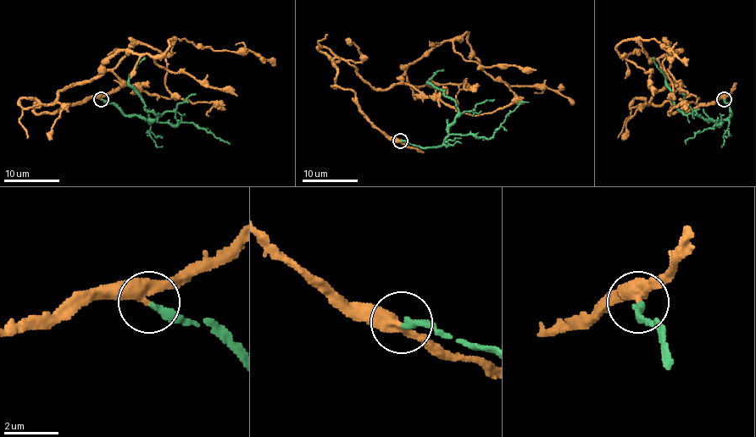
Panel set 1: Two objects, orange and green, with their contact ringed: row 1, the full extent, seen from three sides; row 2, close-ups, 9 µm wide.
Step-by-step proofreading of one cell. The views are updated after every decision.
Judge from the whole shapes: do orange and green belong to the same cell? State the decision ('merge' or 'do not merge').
merge

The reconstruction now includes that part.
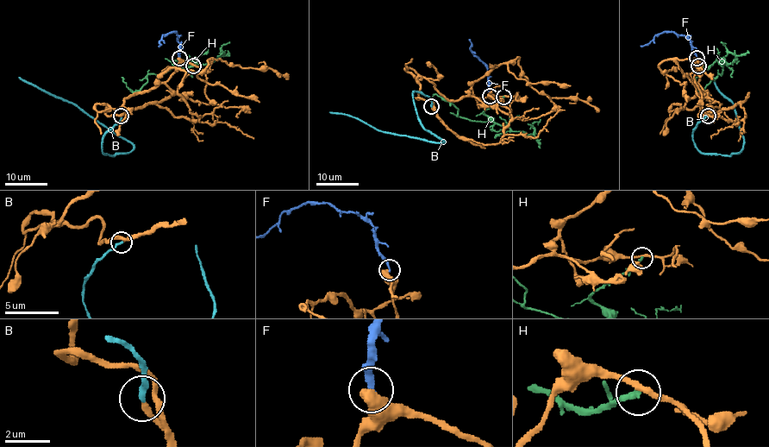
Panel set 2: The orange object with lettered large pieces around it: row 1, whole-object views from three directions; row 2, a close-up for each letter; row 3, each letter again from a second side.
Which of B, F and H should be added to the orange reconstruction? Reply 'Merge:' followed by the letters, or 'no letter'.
Merge: B

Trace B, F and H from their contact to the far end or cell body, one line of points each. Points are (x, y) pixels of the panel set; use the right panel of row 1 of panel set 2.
B: (707, 115), (692, 135), (701, 152), (729, 156), (741, 148), (734, 103), (715, 87), (714, 78)
F: (697, 58), (691, 42), (683, 35), (672, 32), (664, 31), (649, 42), (640, 46)
H: (697, 66), (707, 69), (716, 60), (723, 66), (722, 74), (702, 91), (696, 85), (697, 78)

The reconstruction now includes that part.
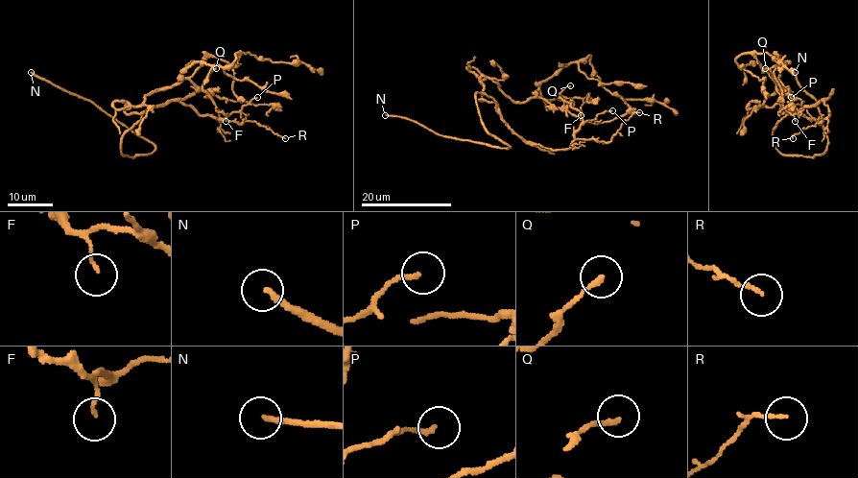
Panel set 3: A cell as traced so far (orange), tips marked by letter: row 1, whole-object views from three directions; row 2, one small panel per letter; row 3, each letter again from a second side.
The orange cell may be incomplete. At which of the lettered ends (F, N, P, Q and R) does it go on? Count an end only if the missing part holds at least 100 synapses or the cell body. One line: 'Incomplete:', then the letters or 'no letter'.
Incomplete: N

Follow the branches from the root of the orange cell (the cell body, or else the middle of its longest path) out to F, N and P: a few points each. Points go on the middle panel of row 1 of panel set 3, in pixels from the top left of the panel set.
F: (482, 99), (482, 81), (489, 78), (514, 102), (544, 98), (557, 108), (565, 102), (581, 115)
N: (482, 99), (496, 103), (476, 92), (483, 127), (509, 147), (442, 136), (404, 117), (385, 115)
P: (482, 99), (496, 104), (501, 118), (516, 134), (553, 150), (566, 149), (574, 133), (584, 122), (612, 110)

